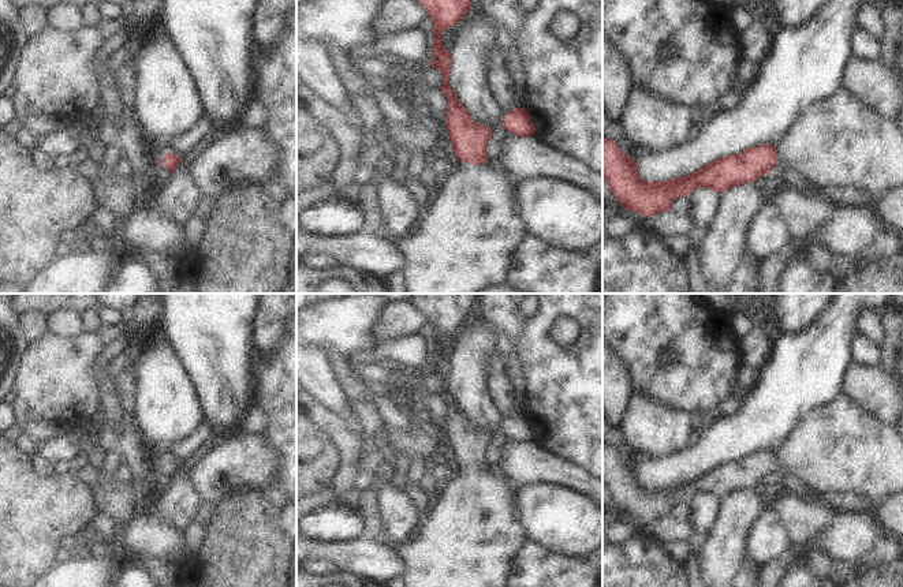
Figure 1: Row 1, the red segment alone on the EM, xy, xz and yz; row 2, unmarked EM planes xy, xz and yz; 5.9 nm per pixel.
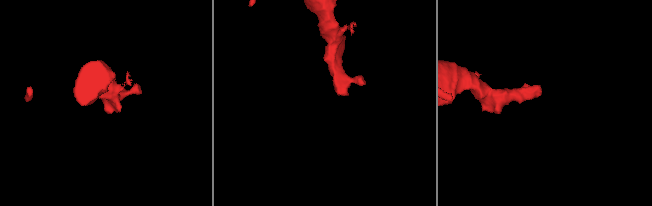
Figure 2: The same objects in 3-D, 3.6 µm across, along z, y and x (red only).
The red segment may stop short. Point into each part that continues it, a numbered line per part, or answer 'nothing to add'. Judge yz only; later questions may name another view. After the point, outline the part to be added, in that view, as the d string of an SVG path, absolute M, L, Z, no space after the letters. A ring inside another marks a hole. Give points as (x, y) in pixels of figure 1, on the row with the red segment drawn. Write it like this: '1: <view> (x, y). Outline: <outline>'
1: yz (839, 141). Outline: M844 87L803 112L776 145L776 150L777 169L795 179L807 179L811 188L851 186L869 192L874 201L891 188L903 187L903 131L898 120L881 117Z

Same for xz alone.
1: xz (467, 240). Outline: M459 162L425 213L417 232L398 242L407 257L407 266L402 272L407 294L480 294L492 285L507 284L518 248L527 236L529 224L519 209L518 188L511 176L499 164Z

